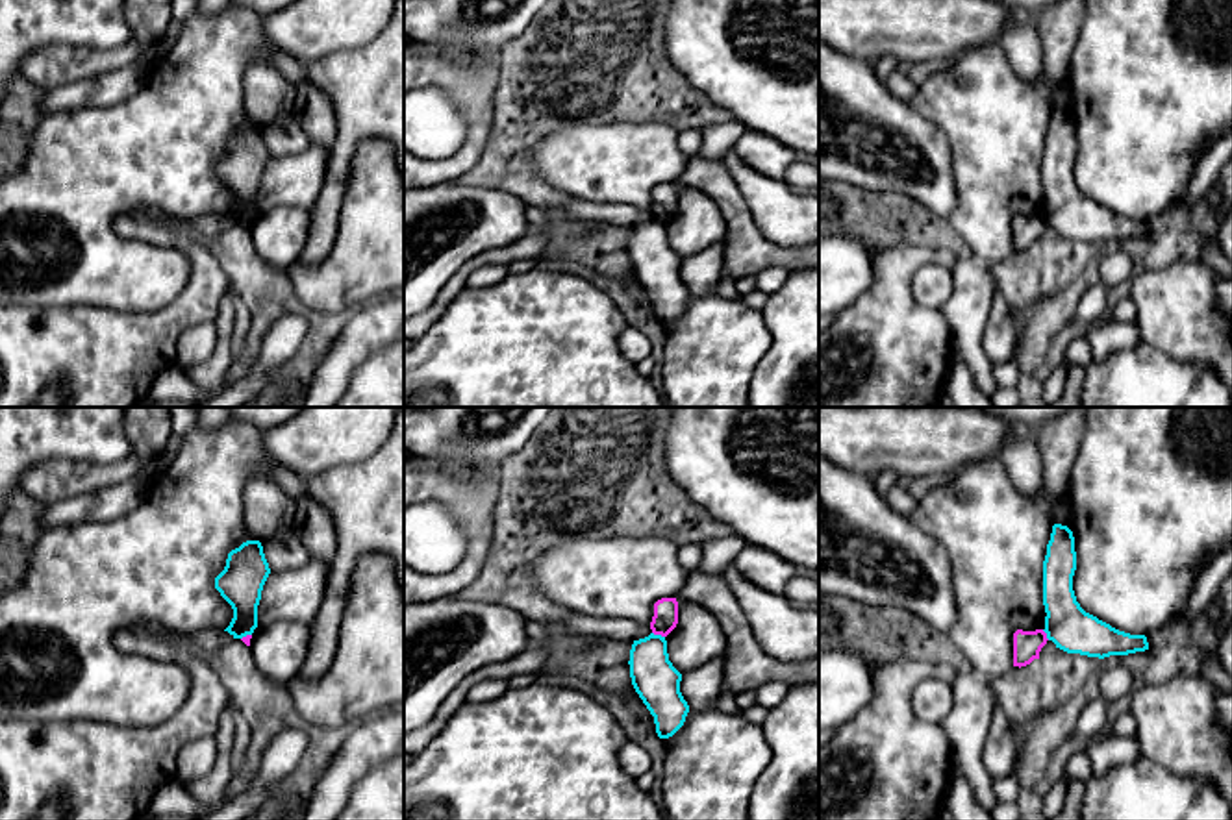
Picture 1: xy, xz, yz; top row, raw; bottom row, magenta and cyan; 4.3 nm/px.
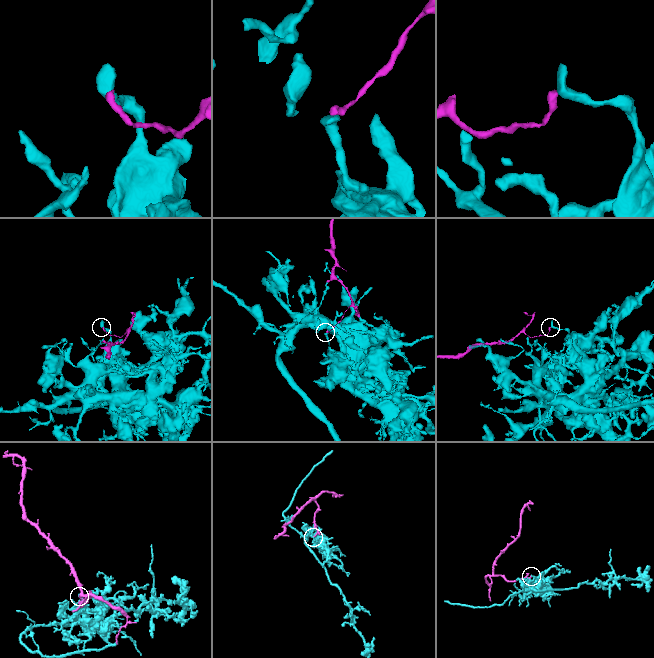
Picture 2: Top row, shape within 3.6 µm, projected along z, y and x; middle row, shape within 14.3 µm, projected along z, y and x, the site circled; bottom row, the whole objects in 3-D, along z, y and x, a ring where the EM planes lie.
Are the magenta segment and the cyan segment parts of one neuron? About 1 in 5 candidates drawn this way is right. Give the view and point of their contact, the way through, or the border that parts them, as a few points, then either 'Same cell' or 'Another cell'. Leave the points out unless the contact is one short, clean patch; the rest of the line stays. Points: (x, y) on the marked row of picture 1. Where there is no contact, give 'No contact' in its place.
Touches magenta at xz (658, 633). Boundary: xz (653, 632), (664, 637). Another cell

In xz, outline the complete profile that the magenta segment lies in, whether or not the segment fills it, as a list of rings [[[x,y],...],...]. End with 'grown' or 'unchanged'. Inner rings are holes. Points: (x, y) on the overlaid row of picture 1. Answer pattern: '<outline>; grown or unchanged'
[[[661,598],[654,603],[654,616],[650,629],[654,635],[667,637],[678,624],[678,602],[676,598]]]; unchanged

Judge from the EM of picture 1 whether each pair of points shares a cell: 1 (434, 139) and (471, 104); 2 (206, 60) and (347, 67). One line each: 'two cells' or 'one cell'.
1: two cells
2: two cells

